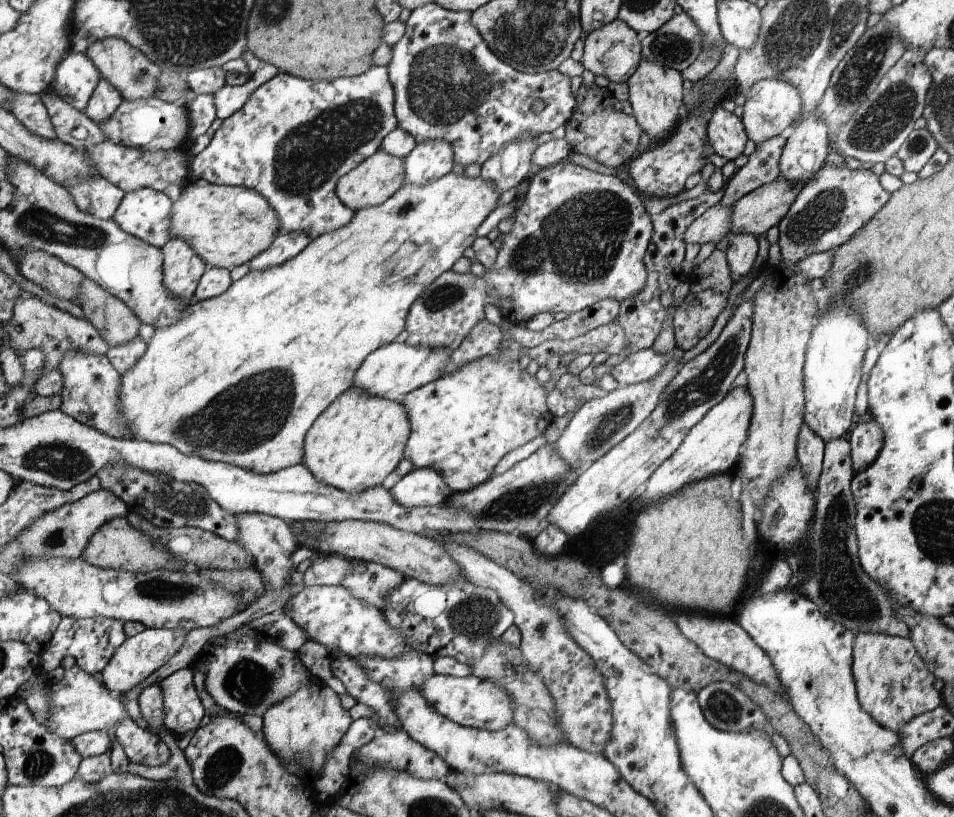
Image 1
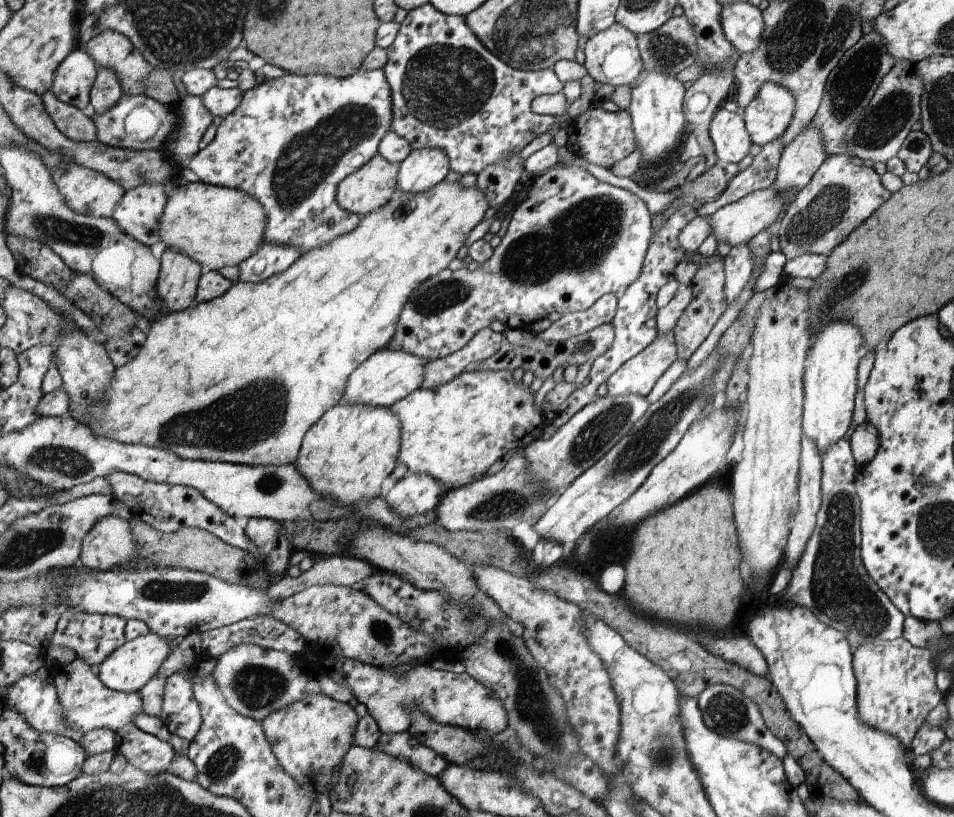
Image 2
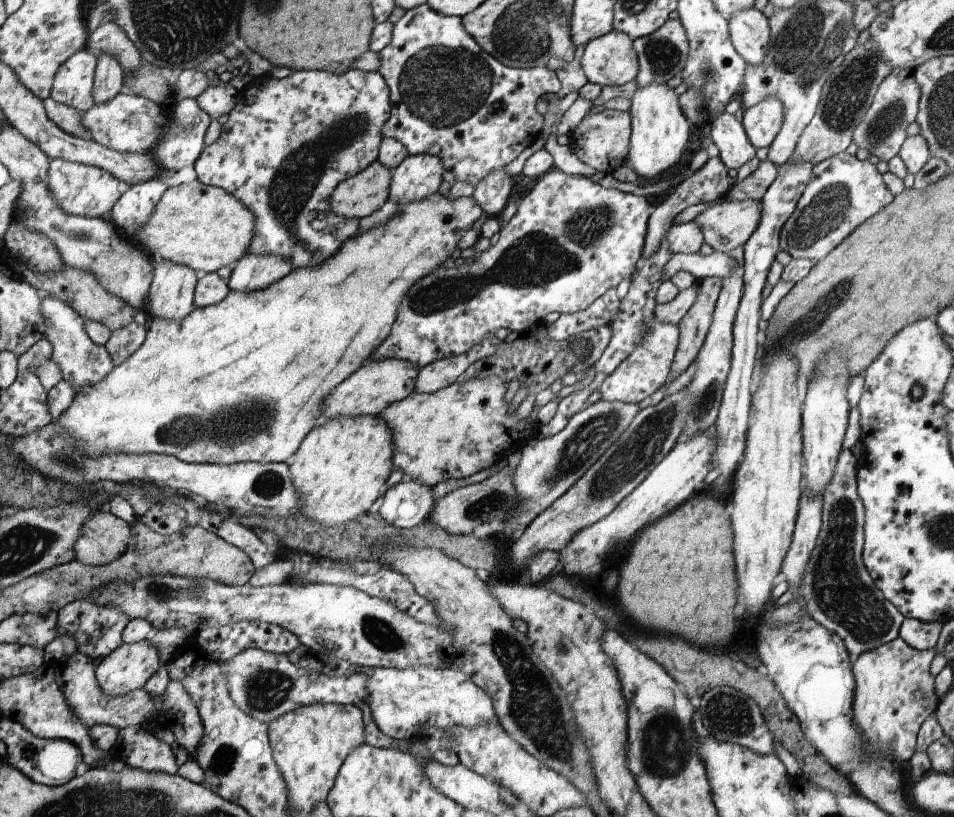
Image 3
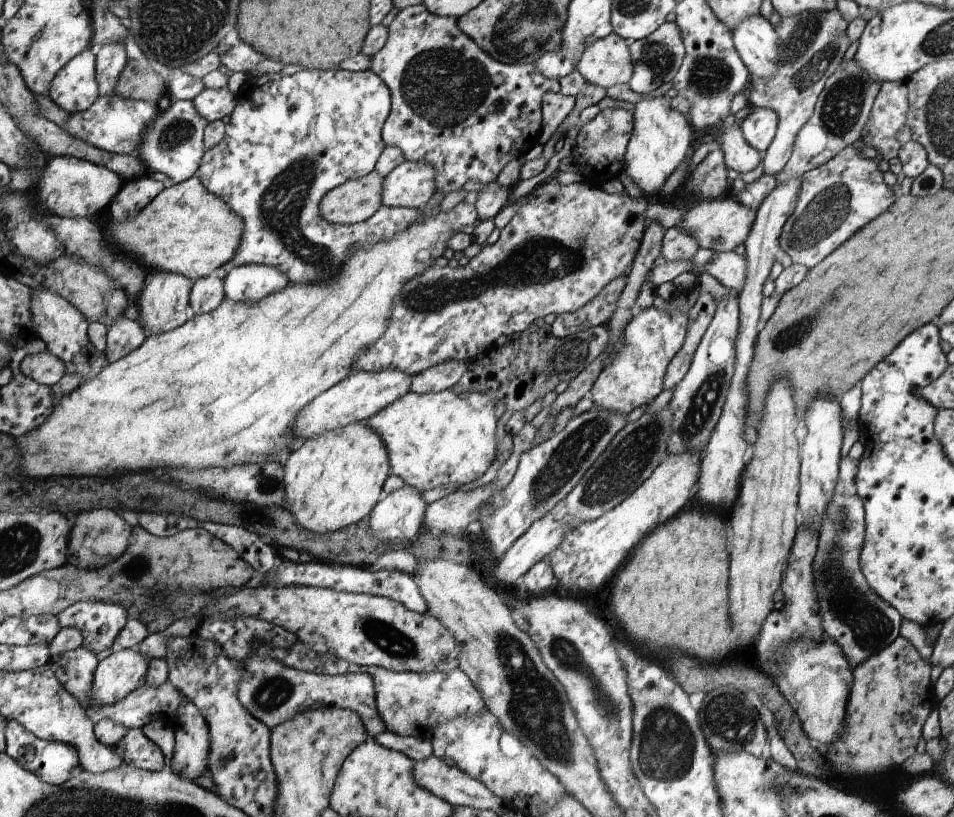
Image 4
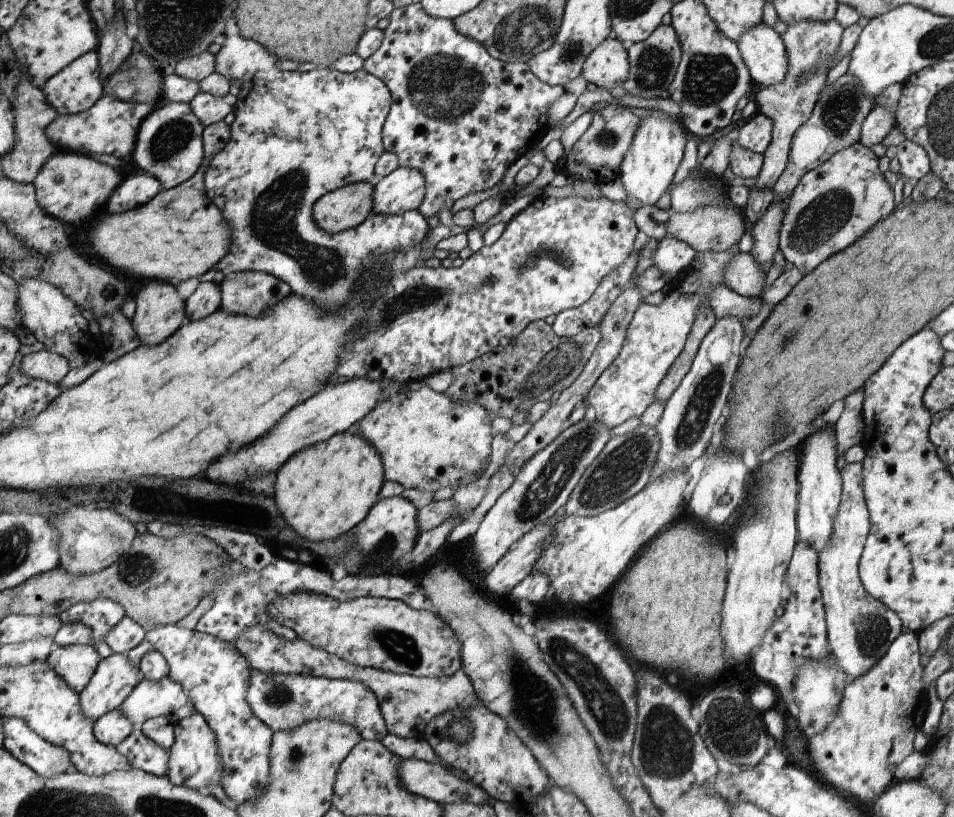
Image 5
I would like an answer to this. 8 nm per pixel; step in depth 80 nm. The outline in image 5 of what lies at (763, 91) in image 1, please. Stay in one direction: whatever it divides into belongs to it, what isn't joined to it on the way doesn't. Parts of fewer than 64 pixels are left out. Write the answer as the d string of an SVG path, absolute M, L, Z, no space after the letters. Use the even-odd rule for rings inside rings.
M758 111L738 130L738 141L745 149L763 155L773 135L773 120Z

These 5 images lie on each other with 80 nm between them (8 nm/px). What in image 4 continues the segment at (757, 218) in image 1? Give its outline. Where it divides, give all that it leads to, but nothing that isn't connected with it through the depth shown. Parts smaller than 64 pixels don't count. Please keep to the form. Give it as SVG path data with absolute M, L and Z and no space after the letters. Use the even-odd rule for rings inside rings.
M729 194L721 199L710 199L693 204L678 227L696 238L699 247L718 253L734 251L740 244L743 244L747 240L756 218L756 211L740 203L733 195Z

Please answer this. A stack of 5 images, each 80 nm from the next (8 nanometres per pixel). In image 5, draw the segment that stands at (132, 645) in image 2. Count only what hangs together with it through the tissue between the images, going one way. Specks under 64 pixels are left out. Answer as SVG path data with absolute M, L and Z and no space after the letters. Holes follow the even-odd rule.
M113 653L105 659L101 659L95 667L94 674L90 682L84 687L79 694L84 714L96 723L100 717L114 709L122 708L123 702L130 696L131 692L140 684L142 676L139 665L135 665L127 654Z

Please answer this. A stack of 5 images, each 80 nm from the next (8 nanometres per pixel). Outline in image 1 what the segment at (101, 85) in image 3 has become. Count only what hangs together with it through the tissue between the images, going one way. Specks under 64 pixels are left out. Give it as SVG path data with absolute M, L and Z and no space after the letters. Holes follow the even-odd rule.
M106 79L100 80L96 85L95 92L92 93L90 104L84 112L95 122L103 123L107 121L123 104L121 92Z

